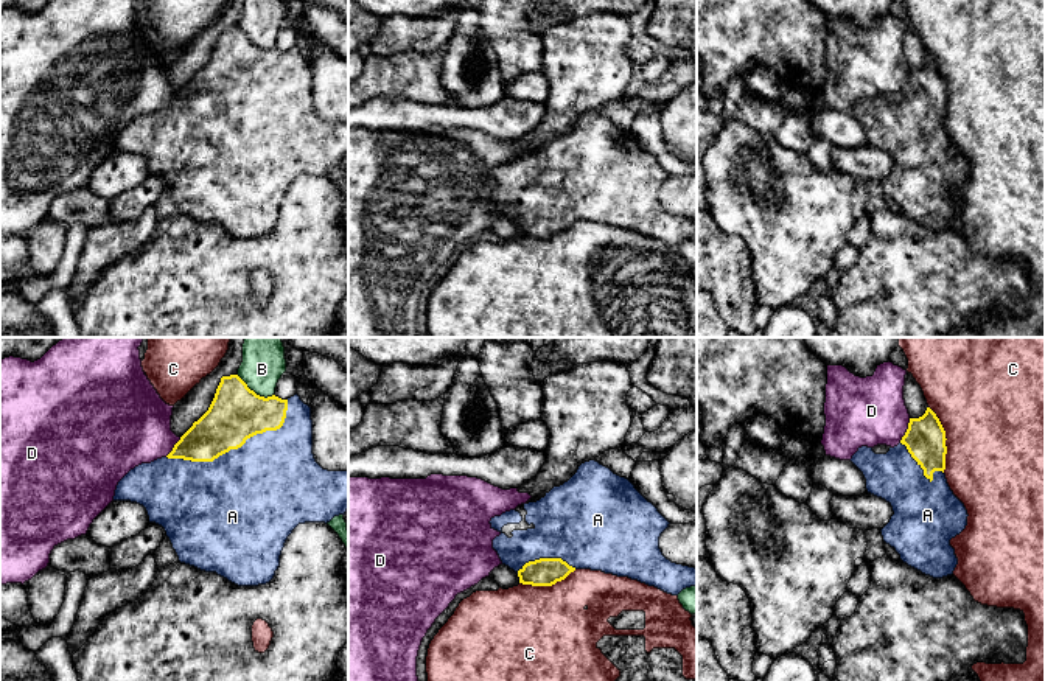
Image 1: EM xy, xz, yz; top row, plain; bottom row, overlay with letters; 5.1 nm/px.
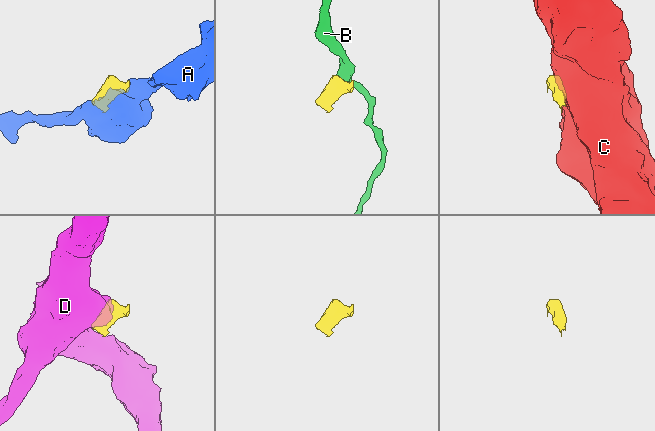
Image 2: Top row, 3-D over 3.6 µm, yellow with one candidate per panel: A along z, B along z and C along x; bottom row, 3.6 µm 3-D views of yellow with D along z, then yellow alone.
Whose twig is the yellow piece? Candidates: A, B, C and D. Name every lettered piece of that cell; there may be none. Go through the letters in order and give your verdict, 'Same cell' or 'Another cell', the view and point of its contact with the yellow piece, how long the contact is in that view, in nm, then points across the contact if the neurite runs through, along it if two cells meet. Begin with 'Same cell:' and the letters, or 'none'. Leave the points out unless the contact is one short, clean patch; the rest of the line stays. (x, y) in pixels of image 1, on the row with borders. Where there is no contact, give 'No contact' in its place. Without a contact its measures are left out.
Same cell: A
A: Same cell. Touches yellow at xy (237, 448). Shared border 700 nm
B: Another cell. Touches yellow at xy (254, 392). Shared border 220 nm. Boundary: xy (237, 375), (257, 394), (272, 395)
C: Another cell. Touches yellow at yz (946, 439). Shared border 360 nm
D: Another cell. Touches yellow at yz (907, 431). Shared border 140 nm

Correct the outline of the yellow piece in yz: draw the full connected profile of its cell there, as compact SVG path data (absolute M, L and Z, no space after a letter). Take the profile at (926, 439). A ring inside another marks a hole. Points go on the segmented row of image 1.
M927 407L919 418L910 418L908 429L894 448L862 446L851 462L863 473L868 493L891 504L894 515L880 530L883 541L896 549L908 566L933 578L952 575L958 558L950 540L967 526L967 510L950 490L945 470L945 431L936 414Z

